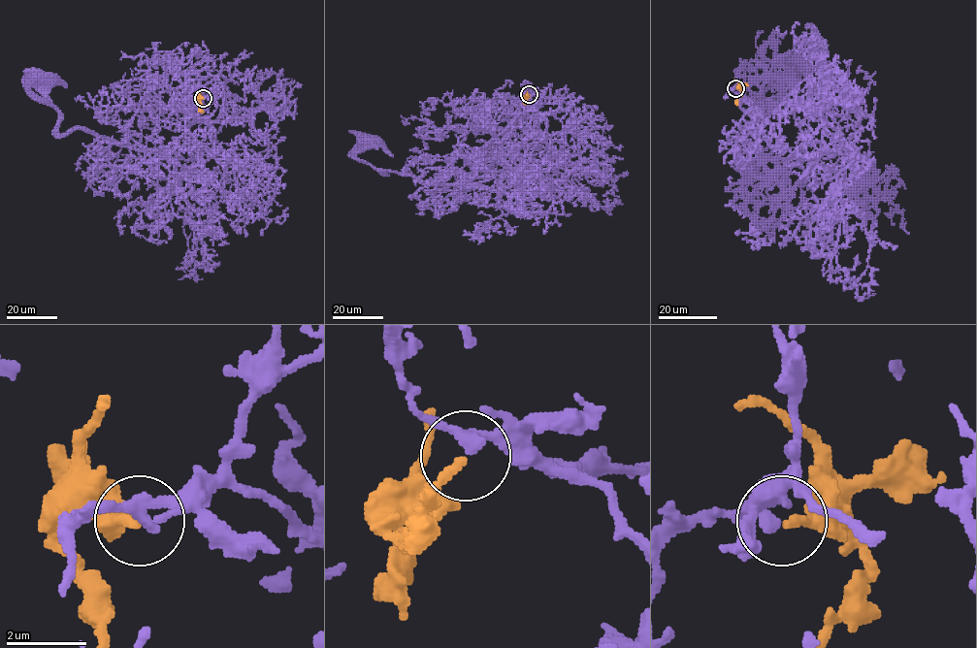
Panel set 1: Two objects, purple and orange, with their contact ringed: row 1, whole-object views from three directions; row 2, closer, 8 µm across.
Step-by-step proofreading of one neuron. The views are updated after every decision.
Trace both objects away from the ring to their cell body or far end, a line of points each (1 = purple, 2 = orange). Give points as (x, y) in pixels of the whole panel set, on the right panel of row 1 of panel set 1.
1: (735, 88), (747, 87), (766, 113), (810, 110), (845, 146), (825, 129), (828, 104), (803, 64), (790, 65)
2: (736, 88), (742, 91), (736, 106)

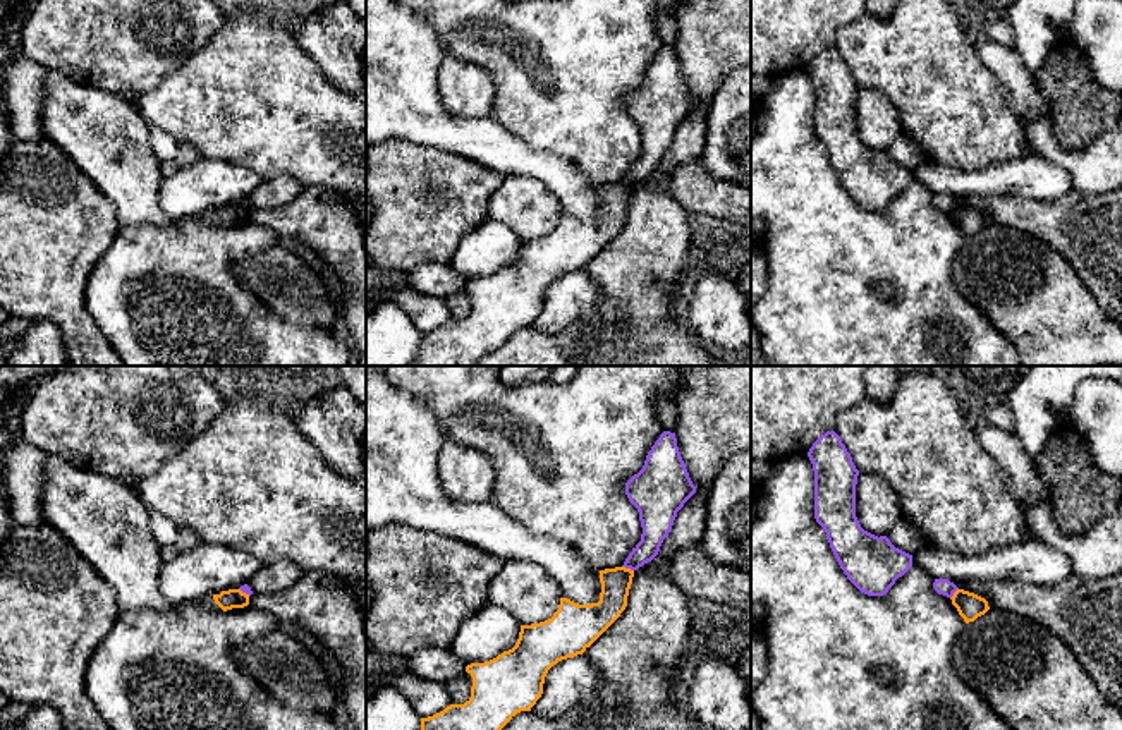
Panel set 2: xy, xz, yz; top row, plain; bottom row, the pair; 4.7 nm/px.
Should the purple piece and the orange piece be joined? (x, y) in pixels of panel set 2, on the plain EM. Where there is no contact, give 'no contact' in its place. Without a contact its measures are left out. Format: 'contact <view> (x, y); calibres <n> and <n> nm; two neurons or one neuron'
contact xz (628, 182); calibres 150 and 140 nm; two neurons

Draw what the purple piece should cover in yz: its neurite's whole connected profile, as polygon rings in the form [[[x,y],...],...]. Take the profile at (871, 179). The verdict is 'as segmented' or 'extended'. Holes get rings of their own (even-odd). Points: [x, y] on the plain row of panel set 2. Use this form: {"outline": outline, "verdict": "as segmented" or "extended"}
{"outline": [[[835,46],[821,50],[808,67],[814,86],[814,134],[847,194],[868,211],[883,211],[912,182],[912,170],[895,163],[887,151],[864,146],[856,132],[859,86]]], "verdict": "as segmented"}

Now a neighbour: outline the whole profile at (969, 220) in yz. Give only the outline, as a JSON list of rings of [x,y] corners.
[[[957,204],[950,215],[966,239],[974,237],[990,225],[985,213],[964,204]]]

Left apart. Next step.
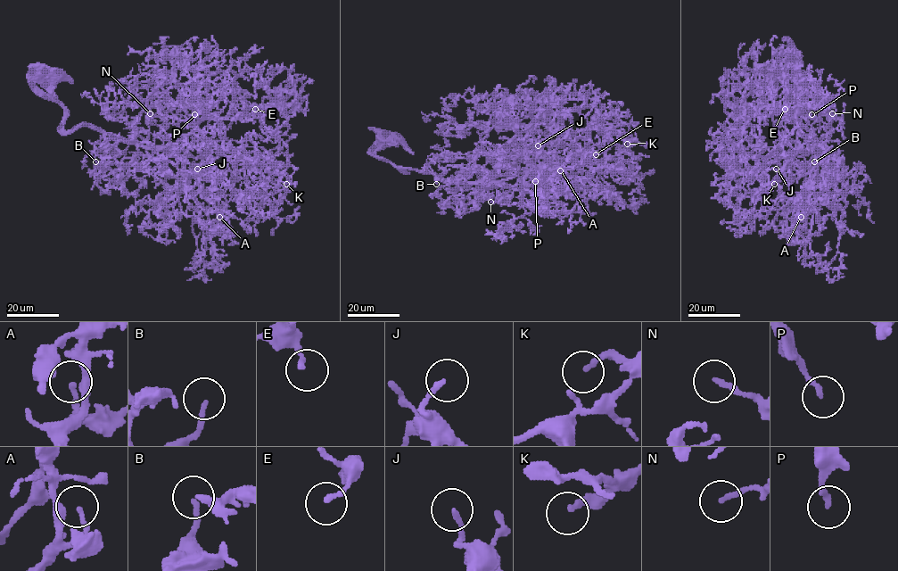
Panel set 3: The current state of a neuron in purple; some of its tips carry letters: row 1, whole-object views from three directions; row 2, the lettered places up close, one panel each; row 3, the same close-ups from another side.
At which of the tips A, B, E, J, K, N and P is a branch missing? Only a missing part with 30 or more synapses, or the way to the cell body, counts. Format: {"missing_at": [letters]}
{"missing_at": []}

